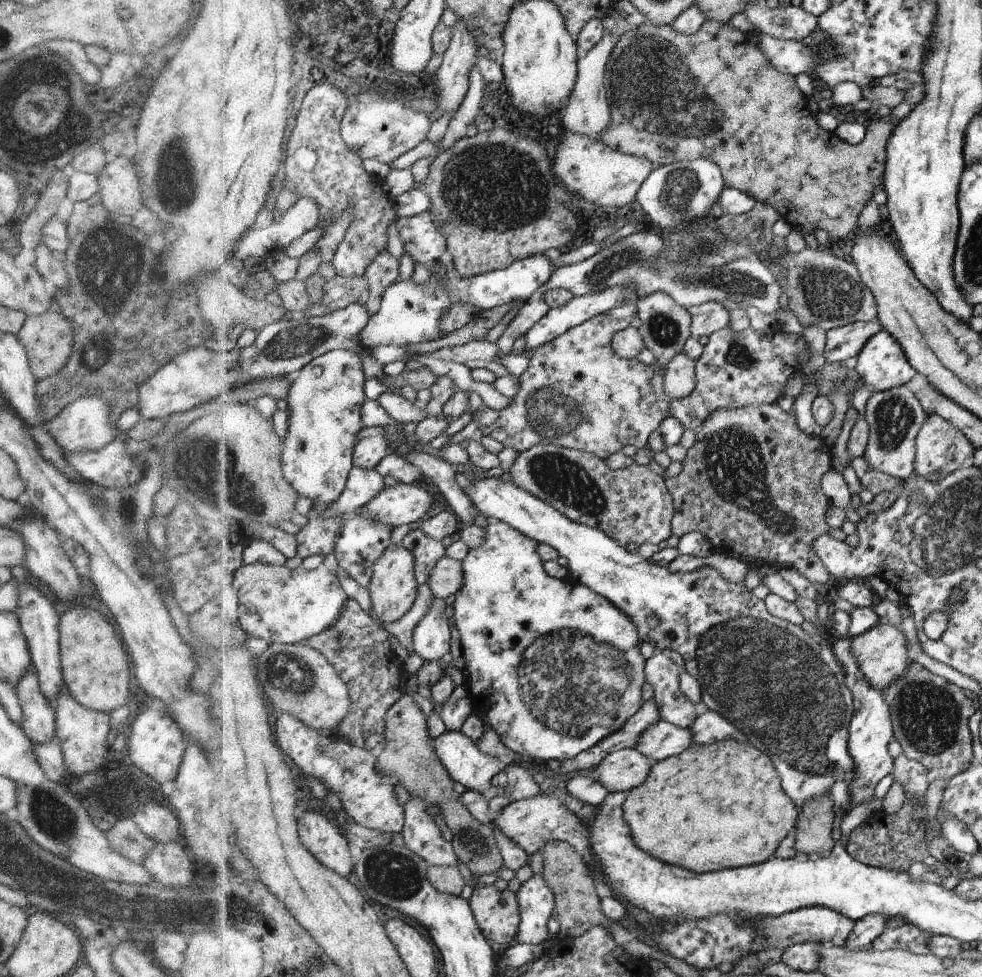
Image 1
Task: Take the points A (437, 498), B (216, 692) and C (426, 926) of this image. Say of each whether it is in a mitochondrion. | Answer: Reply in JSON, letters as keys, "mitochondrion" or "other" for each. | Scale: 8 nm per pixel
{"A":"other","B":"other","C":"other"}

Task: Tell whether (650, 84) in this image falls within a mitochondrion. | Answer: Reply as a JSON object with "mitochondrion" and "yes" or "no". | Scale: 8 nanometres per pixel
{"mitochondrion":"yes"}

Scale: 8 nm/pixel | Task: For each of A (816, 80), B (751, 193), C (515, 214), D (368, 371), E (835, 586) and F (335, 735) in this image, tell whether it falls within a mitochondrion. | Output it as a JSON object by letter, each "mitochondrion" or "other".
{"A":"other","B":"other","C":"mitochondrion","D":"other","E":"other","F":"other"}

